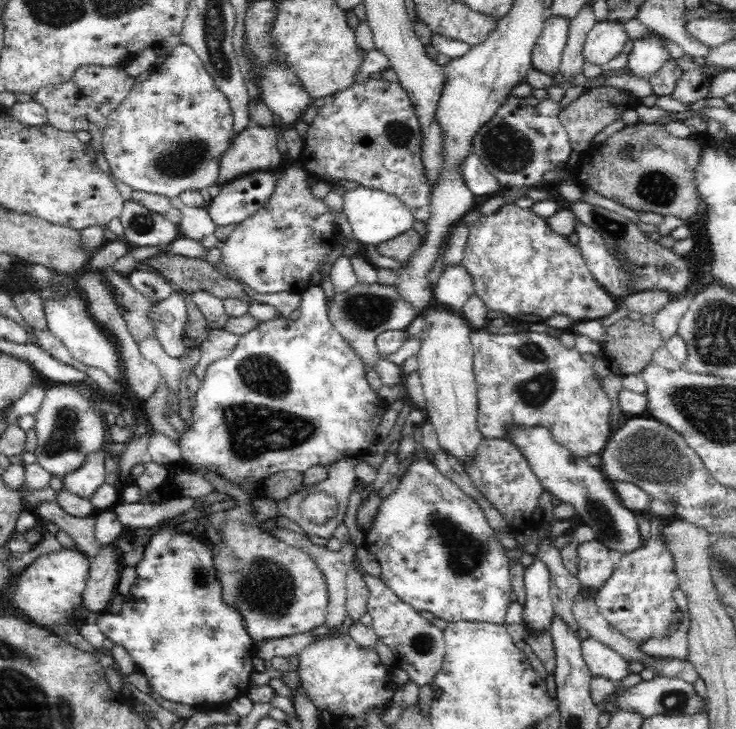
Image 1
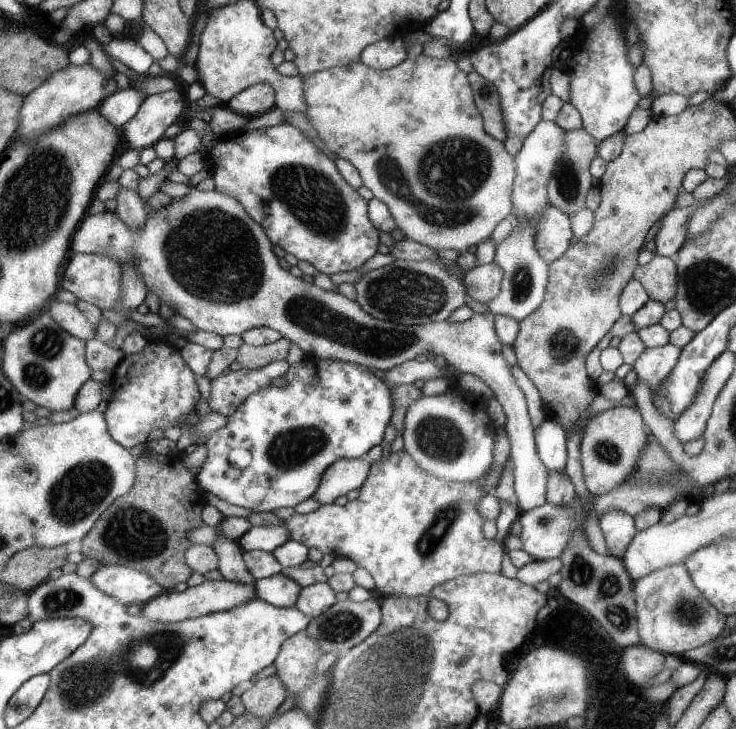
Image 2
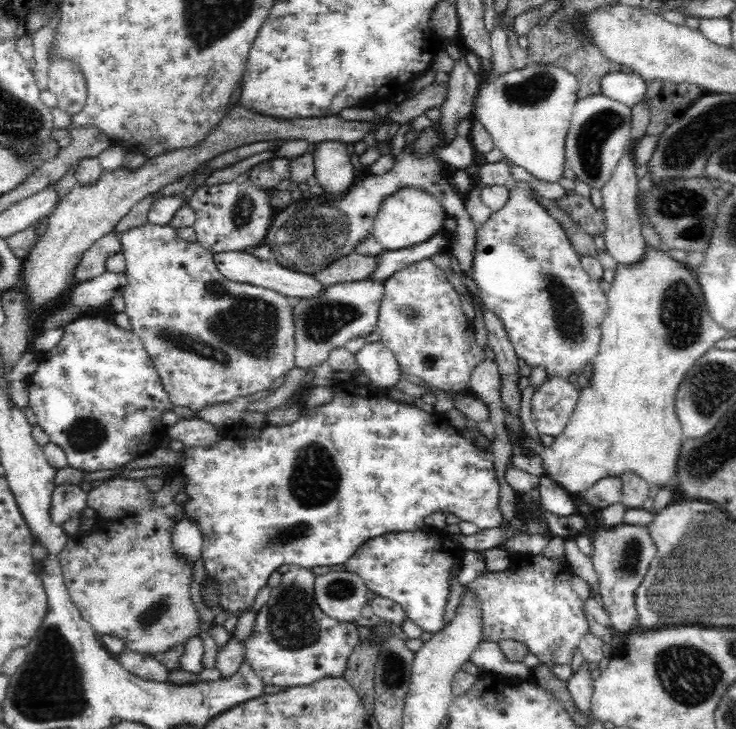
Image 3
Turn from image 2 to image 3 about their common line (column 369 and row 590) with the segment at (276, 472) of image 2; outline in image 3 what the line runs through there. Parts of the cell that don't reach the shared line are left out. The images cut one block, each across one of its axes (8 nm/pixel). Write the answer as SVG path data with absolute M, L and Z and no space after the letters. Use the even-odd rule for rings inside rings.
M444 530L438 536L416 531L393 531L366 542L352 558L345 562L346 570L358 574L365 585L376 592L376 596L386 596L397 602L423 632L442 628L442 615L448 597L449 576L452 564L465 555L454 546Z

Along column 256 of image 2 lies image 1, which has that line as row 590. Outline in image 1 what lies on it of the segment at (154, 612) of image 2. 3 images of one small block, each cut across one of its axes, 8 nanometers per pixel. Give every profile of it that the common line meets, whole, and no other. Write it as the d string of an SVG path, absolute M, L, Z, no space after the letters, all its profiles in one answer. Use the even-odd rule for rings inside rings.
M594 540L580 542L576 552L579 568L576 578L581 587L592 591L600 589L614 571L615 564L610 559L610 549Z

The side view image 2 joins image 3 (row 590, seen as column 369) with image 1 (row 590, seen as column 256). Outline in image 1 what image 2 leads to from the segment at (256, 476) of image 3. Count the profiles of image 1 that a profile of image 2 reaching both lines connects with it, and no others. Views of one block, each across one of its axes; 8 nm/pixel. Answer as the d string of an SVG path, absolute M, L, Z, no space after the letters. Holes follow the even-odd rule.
M170 520L159 521L156 526L148 528L152 530L152 534L144 544L142 560L134 566L136 568L136 582L125 595L124 606L121 606L116 615L109 615L106 612L98 614L97 625L106 638L110 638L115 645L123 646L129 652L129 655L134 659L137 670L148 679L153 692L160 694L164 700L170 700L170 702L180 702L180 704L188 704L188 706L208 710L215 706L228 704L230 701L239 698L240 695L247 694L250 688L250 676L252 676L252 672L255 672L252 663L252 658L257 656L254 648L255 643L248 634L244 618L236 609L228 608L226 603L221 600L221 583L214 577L213 554L210 543L206 539L202 539L198 531L182 532L182 529L179 528L181 523L169 522Z

